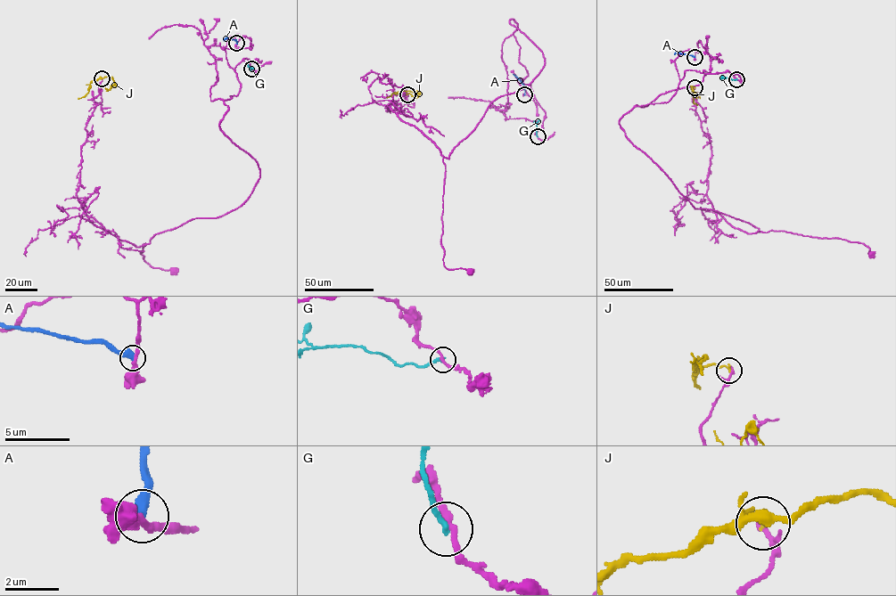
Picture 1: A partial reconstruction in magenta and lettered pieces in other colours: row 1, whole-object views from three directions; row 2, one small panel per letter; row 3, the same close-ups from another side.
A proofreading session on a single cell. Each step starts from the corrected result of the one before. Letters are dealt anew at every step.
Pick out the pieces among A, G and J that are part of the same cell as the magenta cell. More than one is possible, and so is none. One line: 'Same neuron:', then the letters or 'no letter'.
Same neuron: no letter

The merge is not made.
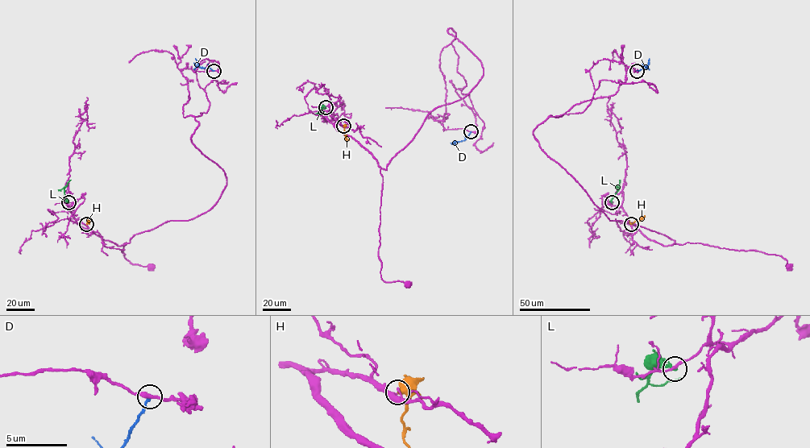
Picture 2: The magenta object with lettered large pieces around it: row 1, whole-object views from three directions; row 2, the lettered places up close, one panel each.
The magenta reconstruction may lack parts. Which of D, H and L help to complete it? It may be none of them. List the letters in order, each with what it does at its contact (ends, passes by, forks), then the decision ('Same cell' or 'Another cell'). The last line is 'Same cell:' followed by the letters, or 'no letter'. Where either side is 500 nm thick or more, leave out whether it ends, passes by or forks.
D: It ends there. Another cell
H: Same cell
L: It ends there. Another cell
Same cell: H

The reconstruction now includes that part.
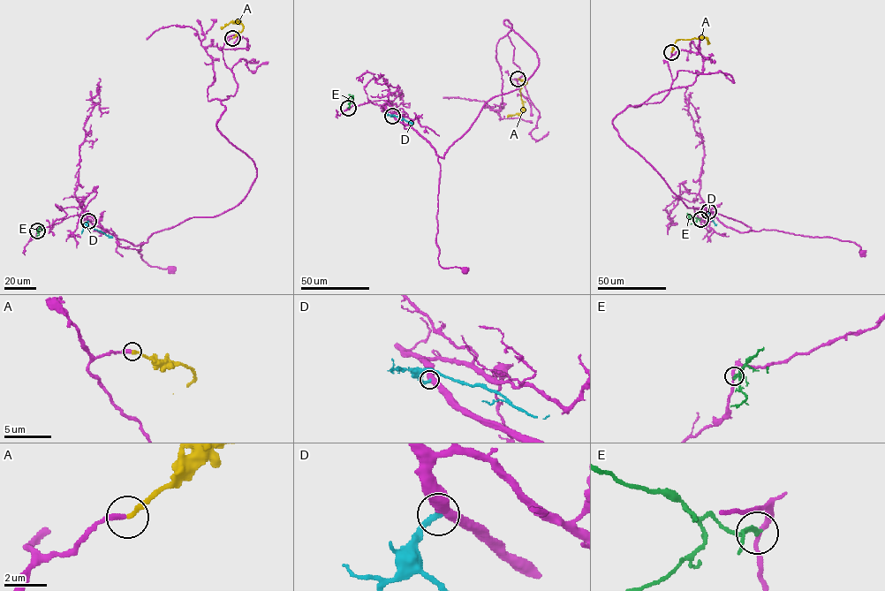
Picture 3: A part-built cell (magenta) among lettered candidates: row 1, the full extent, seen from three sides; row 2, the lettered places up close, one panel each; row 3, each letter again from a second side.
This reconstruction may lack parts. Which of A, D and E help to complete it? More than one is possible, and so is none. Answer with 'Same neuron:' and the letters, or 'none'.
Same neuron: A

